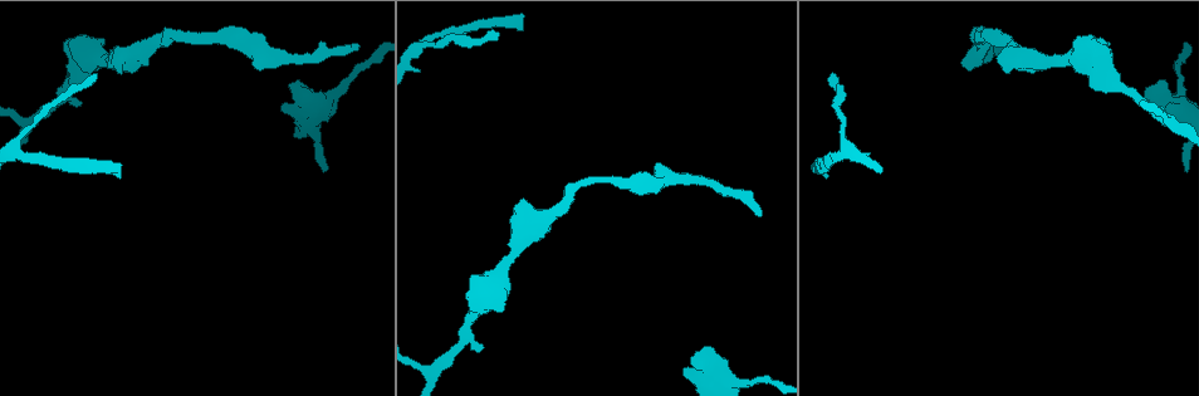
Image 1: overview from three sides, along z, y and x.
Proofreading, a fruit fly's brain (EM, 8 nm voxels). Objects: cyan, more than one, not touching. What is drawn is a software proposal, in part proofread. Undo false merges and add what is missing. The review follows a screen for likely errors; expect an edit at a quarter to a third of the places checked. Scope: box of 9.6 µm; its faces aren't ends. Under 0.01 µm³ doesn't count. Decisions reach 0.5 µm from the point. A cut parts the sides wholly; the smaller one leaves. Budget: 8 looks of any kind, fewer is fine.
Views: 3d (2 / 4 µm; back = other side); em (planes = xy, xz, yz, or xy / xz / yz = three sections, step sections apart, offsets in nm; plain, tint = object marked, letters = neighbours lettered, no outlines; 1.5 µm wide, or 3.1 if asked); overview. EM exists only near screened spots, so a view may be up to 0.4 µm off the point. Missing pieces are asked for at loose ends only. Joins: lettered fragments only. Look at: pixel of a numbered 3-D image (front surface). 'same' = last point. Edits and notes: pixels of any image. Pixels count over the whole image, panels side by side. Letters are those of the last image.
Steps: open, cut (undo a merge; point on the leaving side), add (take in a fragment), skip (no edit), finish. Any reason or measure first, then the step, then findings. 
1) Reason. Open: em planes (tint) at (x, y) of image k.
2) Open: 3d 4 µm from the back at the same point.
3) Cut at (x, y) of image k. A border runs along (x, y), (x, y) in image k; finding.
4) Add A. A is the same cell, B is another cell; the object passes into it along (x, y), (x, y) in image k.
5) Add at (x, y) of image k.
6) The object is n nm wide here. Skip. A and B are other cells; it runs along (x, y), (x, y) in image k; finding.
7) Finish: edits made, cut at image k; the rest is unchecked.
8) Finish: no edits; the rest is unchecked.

Branch stops here. Open: 3d 2 µm at (829, 75) of image 1.

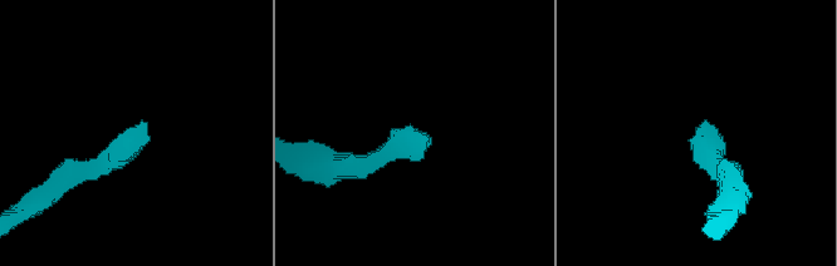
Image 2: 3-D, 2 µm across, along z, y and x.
Open: em planes (tint) at (144, 124) of image 2.

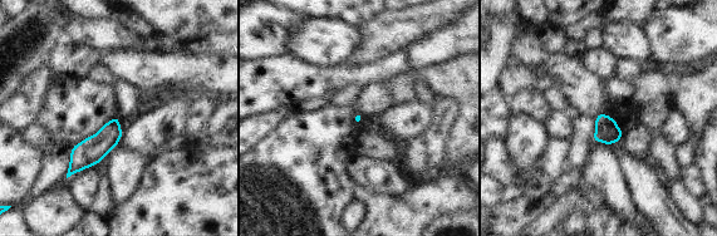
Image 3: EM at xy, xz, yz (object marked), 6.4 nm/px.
Open: em planes (letters) at the same point.

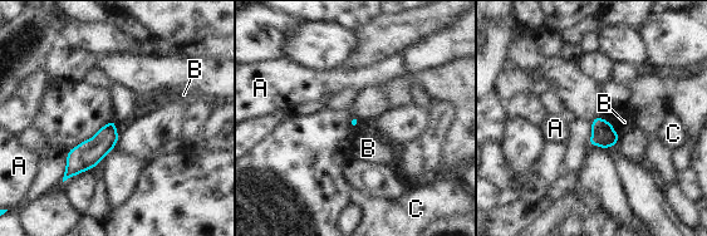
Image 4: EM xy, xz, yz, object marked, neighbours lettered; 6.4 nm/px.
Skip. A, B and C are other cells; a border runs along (610, 123), (619, 136) in image 4; no lettered fragment goes on from it.

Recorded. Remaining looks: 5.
An open end. Open: em xz step 4 (letters) at (79, 103) of image 1.

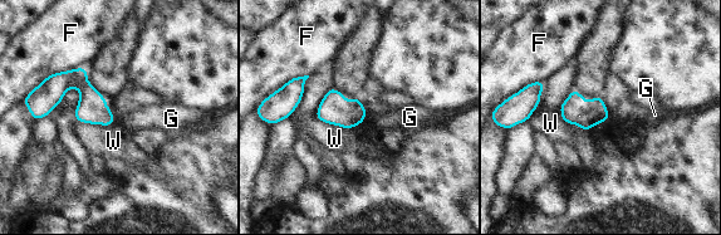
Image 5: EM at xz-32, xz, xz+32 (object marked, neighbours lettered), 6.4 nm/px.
Another direction. Open: em planes (letters) at the same point.

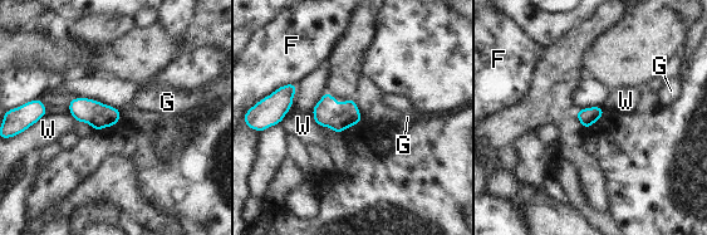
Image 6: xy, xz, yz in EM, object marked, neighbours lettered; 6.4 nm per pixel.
The object is 110 nm wide here. Skip. F, G and W are other cells; a border runs along (362, 117), (358, 122) in image 6; none of them fits.

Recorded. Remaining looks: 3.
Stops while still wide. Open: 3d 4 µm at (1156, 84) of image 1.

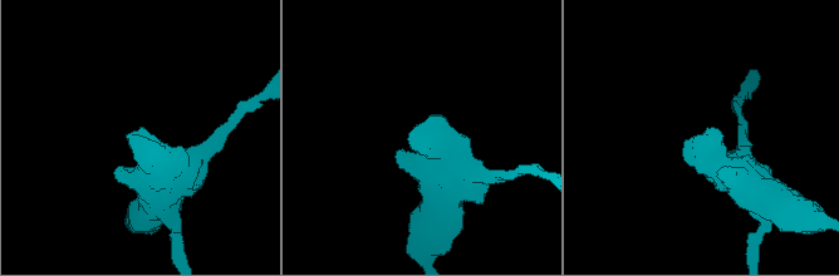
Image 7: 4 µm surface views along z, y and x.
Open: em xy step 8 (letters) at (704, 136) of image 7.

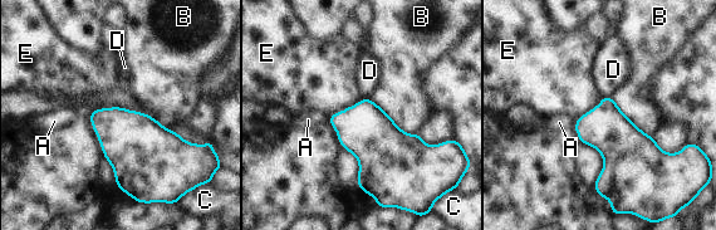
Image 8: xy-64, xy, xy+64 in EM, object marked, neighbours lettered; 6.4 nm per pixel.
Another direction. Open: em planes (letters) at the same point.

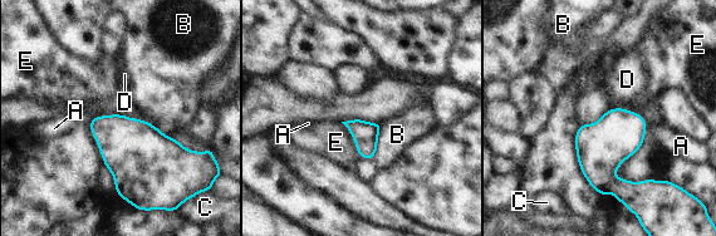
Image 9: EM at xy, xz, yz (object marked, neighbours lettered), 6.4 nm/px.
Skip. A, B, C, D and E are other cells; a border runs along (341, 122), (349, 132), (361, 157) in image 9; no lettered fragment goes on from it.

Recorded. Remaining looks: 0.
Finish: no edits; the rest is unchecked.

